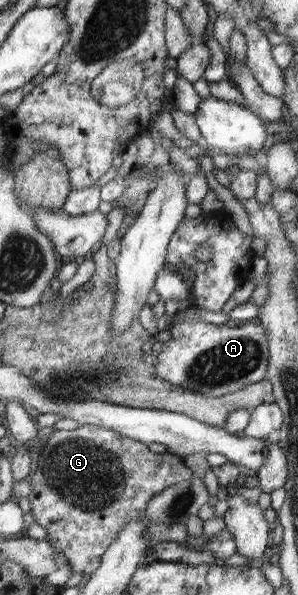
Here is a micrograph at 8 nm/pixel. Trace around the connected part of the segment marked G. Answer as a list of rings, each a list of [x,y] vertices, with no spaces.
[[[75,425],[57,430],[46,443],[37,469],[29,479],[31,514],[35,522],[47,530],[46,541],[68,560],[73,573],[83,572],[83,578],[89,578],[100,566],[105,552],[116,542],[121,529],[134,518],[144,515],[153,496],[177,482],[191,480],[193,474],[182,457],[167,452],[151,452],[148,444],[99,426]]]

